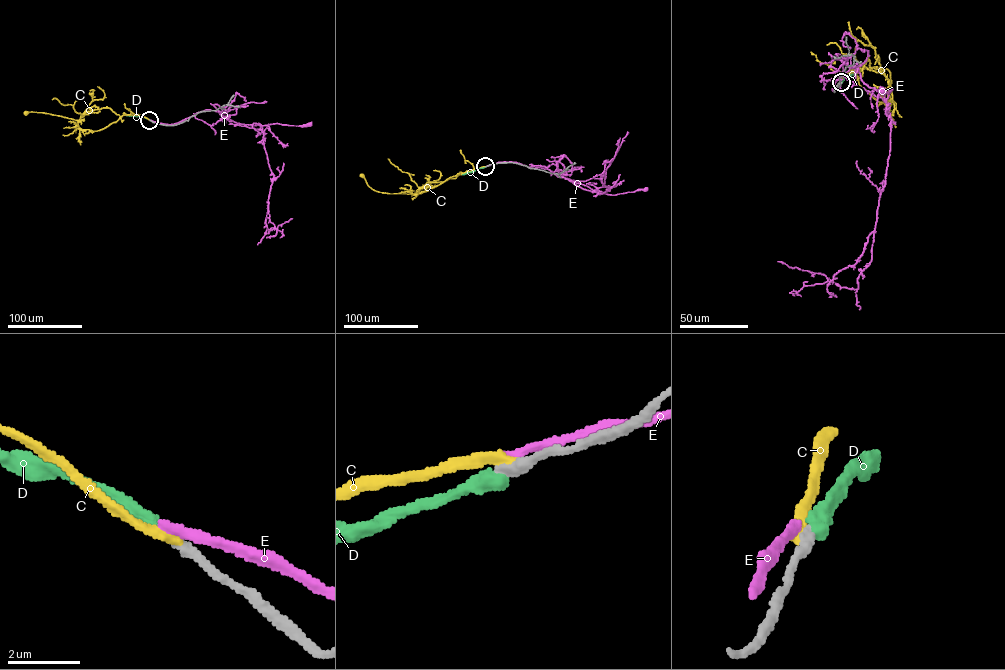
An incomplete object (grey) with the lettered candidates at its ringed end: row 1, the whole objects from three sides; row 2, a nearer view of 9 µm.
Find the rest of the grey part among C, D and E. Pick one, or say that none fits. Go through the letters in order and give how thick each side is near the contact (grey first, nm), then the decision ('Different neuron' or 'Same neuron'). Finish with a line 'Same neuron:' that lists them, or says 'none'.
C: Thickness 360 nm (grey) against 280 nm. Different neuron
D: Thickness 320 nm (grey) against 460 nm. Different neuron
E: Thickness 360 nm (grey) against 280 nm. Different neuron
Same neuron: none

